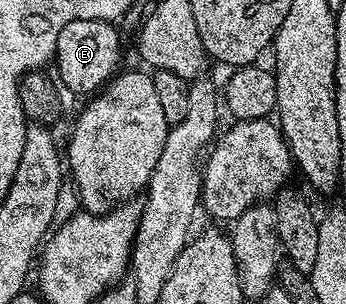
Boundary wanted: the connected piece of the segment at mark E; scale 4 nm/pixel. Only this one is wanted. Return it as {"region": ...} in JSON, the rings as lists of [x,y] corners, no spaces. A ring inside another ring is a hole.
{"region":[[[81,19],[60,29],[52,63],[58,66],[57,82],[67,92],[70,90],[78,95],[89,96],[105,87],[111,76],[119,70],[118,31],[114,27],[117,26],[113,22],[104,19]]]}

